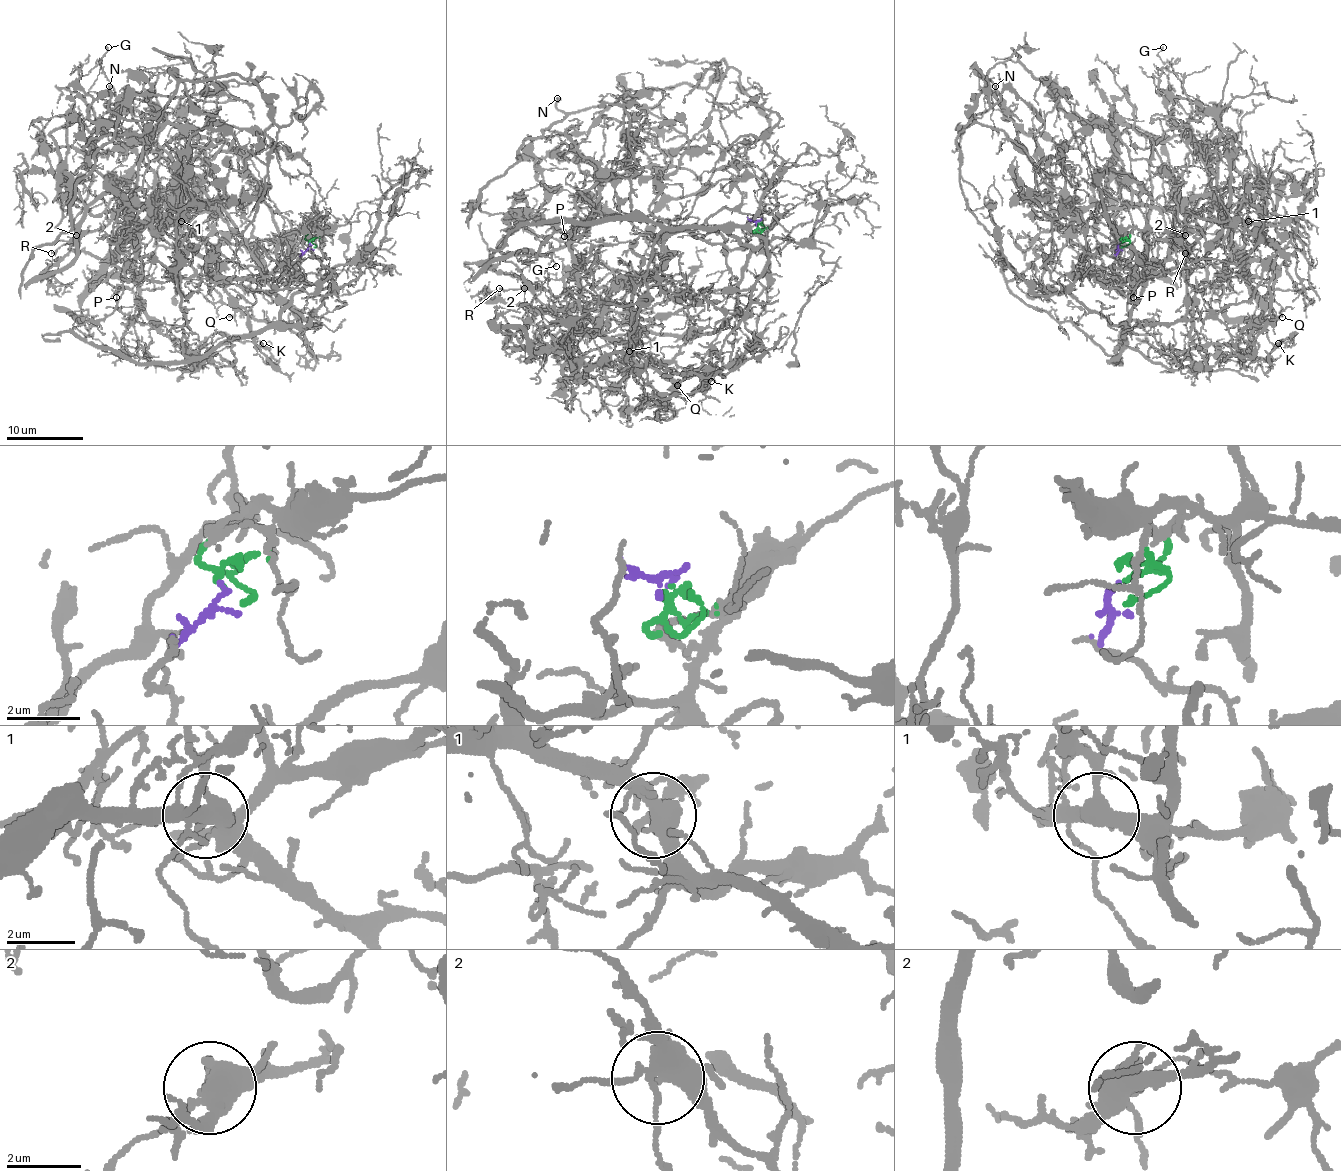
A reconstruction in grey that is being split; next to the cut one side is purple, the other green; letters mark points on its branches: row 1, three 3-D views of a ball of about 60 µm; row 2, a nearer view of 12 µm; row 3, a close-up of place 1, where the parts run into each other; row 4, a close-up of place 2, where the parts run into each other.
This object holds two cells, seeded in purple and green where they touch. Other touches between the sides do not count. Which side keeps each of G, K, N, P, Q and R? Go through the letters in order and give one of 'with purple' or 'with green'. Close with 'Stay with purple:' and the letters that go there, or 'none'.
G: with purple
K: with green
N: with purple
P: with green
Q: with green
R: with green
Stay with purple: G, N

